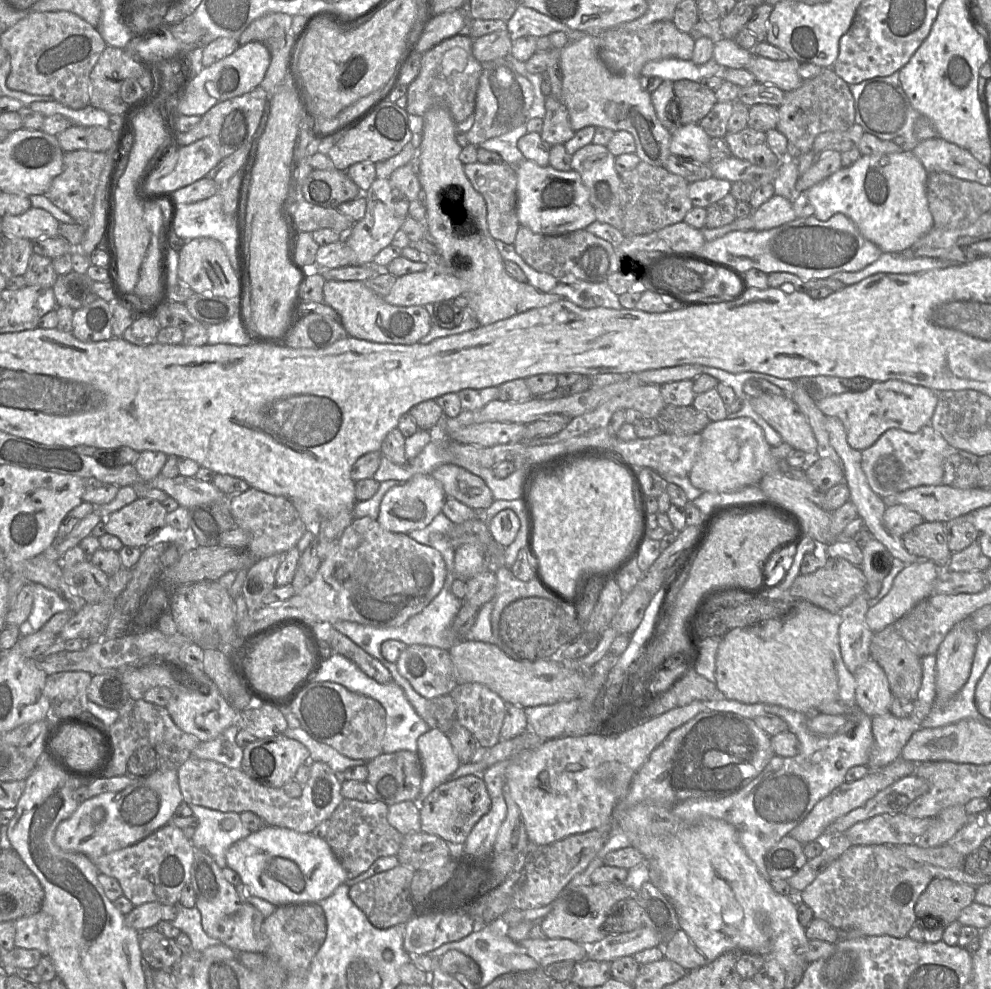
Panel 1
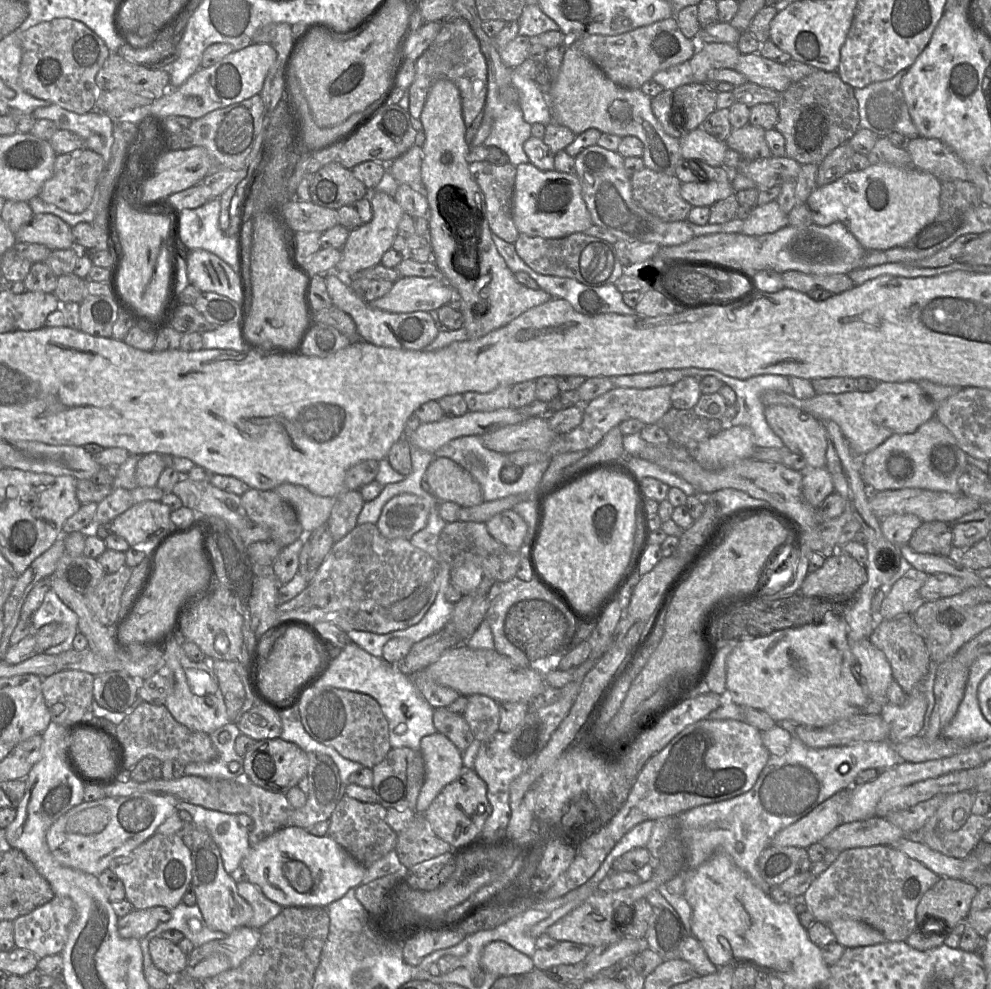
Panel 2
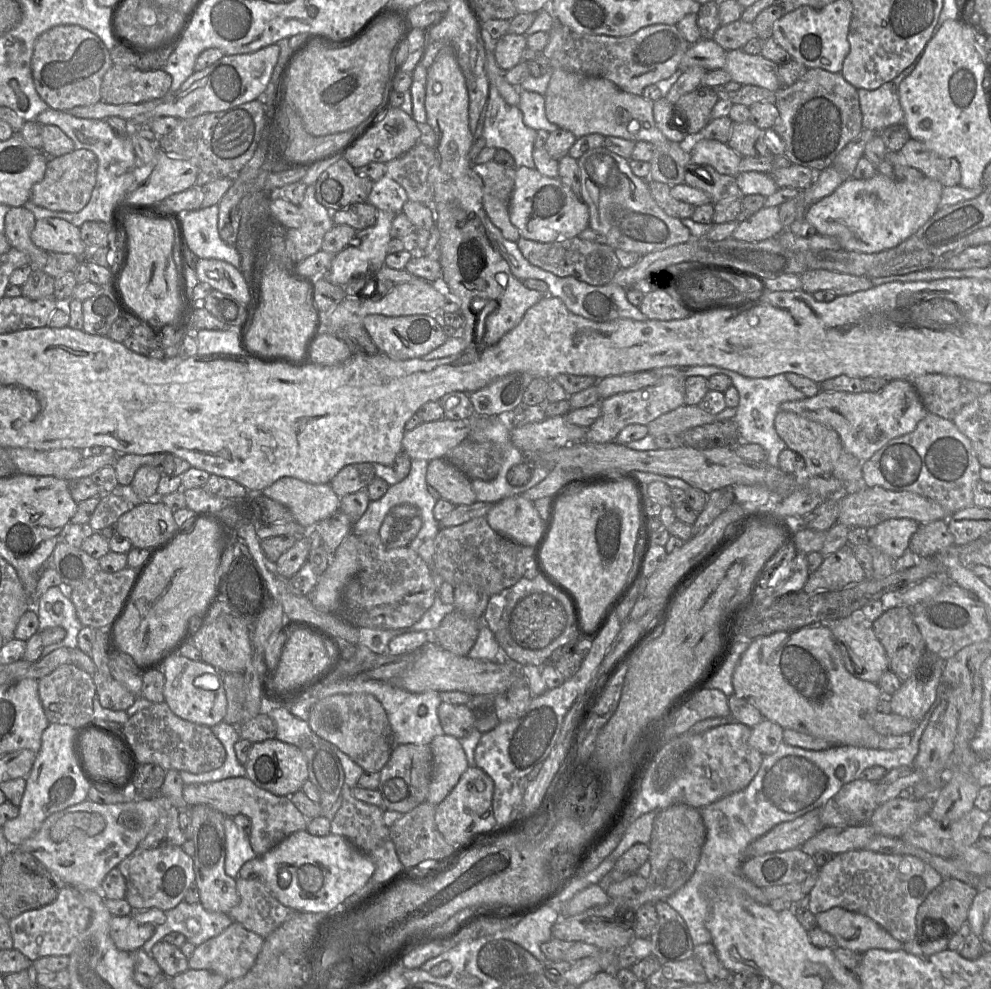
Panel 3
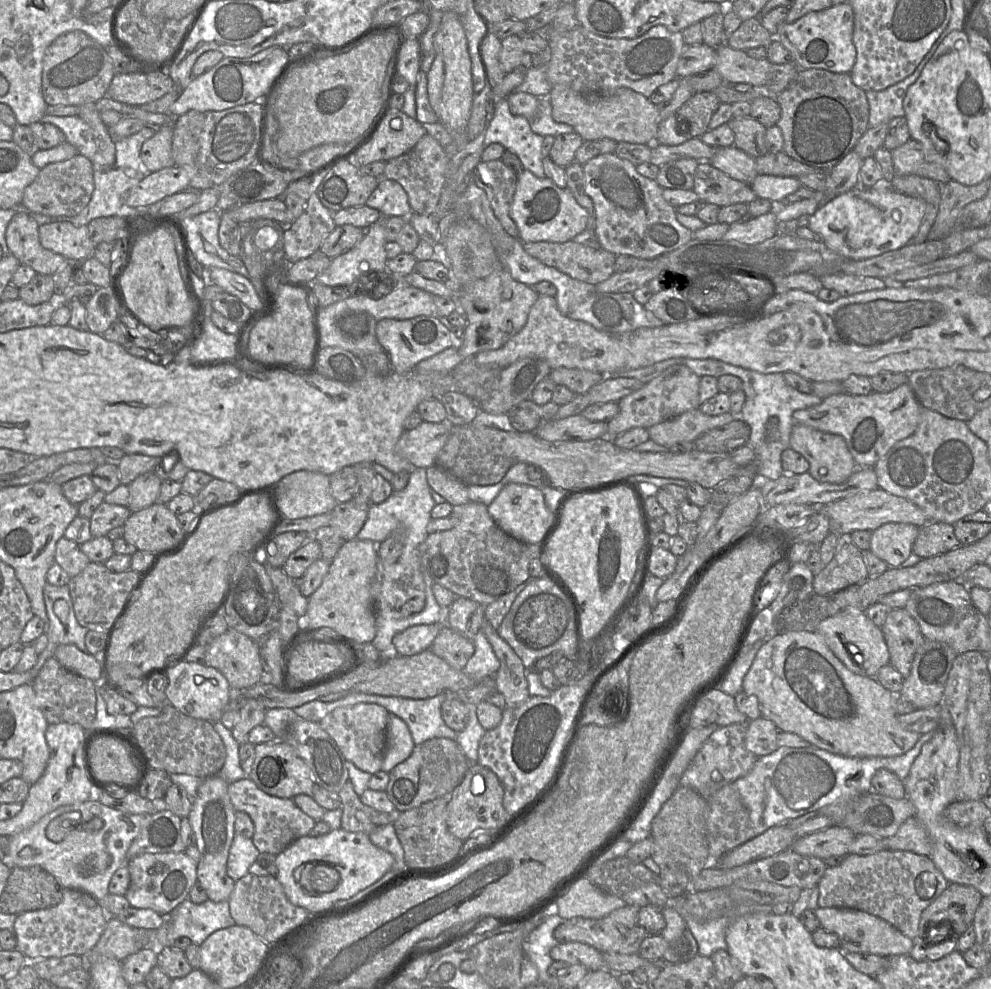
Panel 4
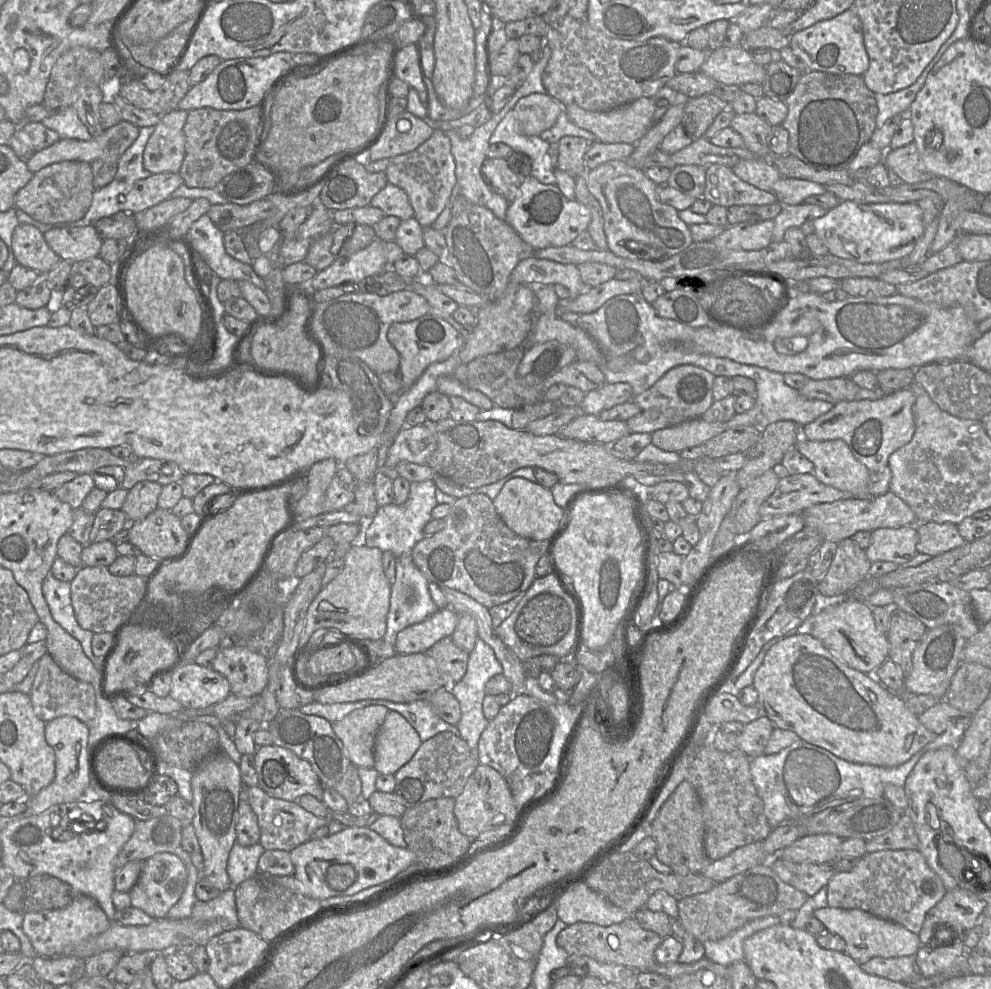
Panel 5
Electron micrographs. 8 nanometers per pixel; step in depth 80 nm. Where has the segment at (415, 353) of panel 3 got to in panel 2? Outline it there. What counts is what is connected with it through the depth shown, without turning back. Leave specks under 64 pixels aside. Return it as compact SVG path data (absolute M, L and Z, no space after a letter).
M331 272L325 277L333 306L351 316L356 324L360 340L378 347L420 351L437 337L439 330L429 312L389 313L373 308L353 292L344 276Z

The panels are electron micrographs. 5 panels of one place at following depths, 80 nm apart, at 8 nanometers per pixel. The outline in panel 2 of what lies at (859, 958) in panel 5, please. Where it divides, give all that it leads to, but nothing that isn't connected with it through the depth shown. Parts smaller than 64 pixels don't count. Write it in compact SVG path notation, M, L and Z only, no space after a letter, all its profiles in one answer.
M837 919L827 925L835 935L836 942L844 948L871 946L887 942L880 931L860 921Z

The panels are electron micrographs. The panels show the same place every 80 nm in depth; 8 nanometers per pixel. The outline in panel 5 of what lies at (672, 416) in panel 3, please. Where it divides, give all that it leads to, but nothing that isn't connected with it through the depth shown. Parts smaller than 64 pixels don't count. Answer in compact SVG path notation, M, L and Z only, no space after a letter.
M702 417L663 428L651 434L652 443L664 450L677 452L703 445L726 430L727 422L707 422Z

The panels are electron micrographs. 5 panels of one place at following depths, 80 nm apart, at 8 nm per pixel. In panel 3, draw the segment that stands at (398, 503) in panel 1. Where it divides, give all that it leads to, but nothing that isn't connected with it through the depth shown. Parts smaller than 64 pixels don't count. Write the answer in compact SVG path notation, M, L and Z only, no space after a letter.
M412 504L394 506L379 529L383 545L388 549L408 546L422 527L420 510Z

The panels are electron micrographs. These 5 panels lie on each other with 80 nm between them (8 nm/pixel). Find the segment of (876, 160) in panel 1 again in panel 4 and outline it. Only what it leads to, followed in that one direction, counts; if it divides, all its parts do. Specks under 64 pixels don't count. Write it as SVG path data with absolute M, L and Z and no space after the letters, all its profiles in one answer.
M883 179L871 188L860 185L828 200L809 216L808 227L821 237L825 246L851 260L865 260L900 249L911 243L919 231L926 203L893 189Z

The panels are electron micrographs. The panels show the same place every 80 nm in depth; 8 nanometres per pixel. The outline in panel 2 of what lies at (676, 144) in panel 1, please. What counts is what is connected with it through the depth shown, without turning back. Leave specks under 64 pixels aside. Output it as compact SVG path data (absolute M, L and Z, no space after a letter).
M701 127L685 133L680 139L680 144L684 159L699 160L715 167L723 166L728 146Z

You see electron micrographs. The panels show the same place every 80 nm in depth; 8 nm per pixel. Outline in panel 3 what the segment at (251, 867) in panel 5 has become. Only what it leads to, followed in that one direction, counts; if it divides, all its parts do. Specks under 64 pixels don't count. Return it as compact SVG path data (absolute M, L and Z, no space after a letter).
M226 817L224 820L225 831L225 872L228 876L236 879L242 865L255 858L249 836L239 828L233 818Z

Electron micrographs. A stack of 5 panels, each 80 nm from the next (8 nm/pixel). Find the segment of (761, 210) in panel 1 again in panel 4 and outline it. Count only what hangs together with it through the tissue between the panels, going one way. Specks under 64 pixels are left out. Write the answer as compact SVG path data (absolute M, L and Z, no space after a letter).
M773 210L748 222L731 223L722 240L738 241L749 245L758 244L774 237L777 234L776 226L777 220Z

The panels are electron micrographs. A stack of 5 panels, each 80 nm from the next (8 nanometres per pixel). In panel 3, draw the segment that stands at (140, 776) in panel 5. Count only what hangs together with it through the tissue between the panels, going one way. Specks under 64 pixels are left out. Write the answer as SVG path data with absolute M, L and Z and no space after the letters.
M90 730L83 734L81 748L86 767L93 776L115 781L129 780L132 769L122 743Z

